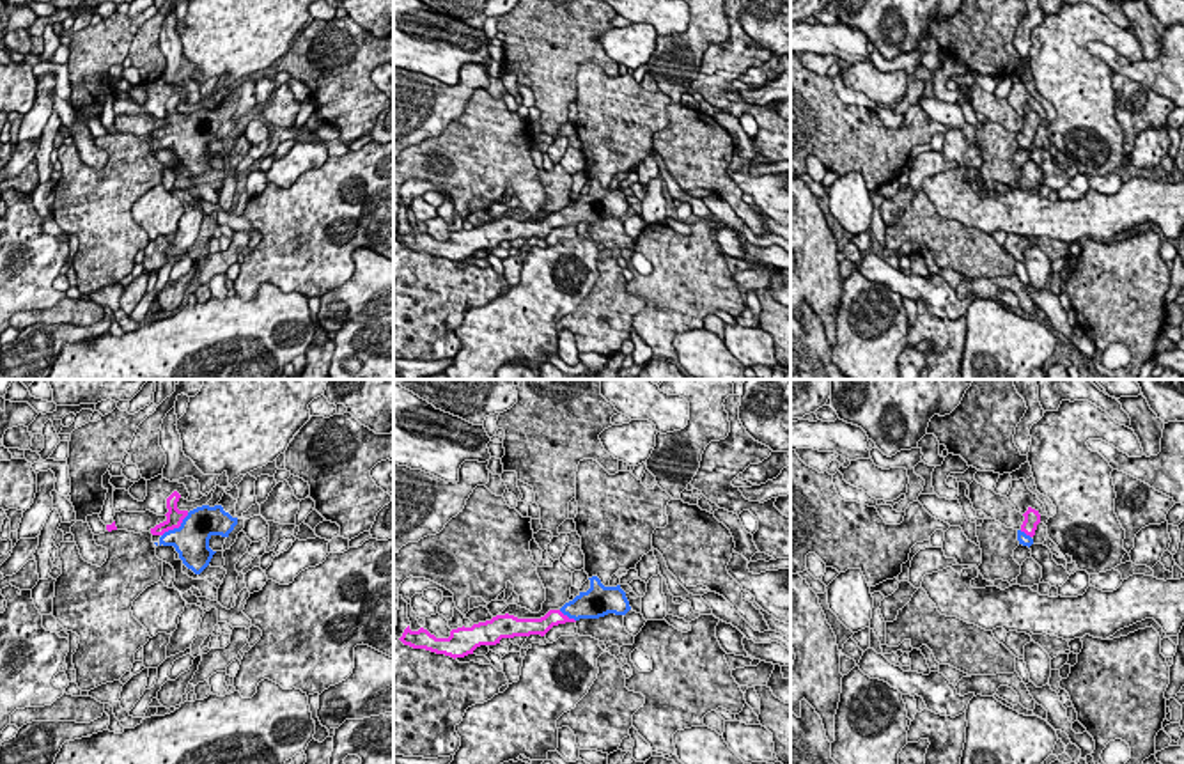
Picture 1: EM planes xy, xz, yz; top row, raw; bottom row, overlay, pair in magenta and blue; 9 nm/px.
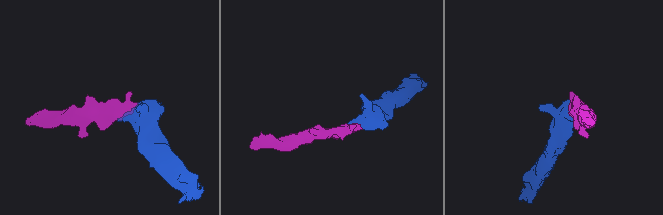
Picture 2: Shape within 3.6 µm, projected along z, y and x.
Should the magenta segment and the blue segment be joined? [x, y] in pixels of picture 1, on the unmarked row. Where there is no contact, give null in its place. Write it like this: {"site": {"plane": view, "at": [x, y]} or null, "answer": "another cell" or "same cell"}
{"site": {"plane": "xy", "at": [176, 130]}, "answer": "same cell"}

